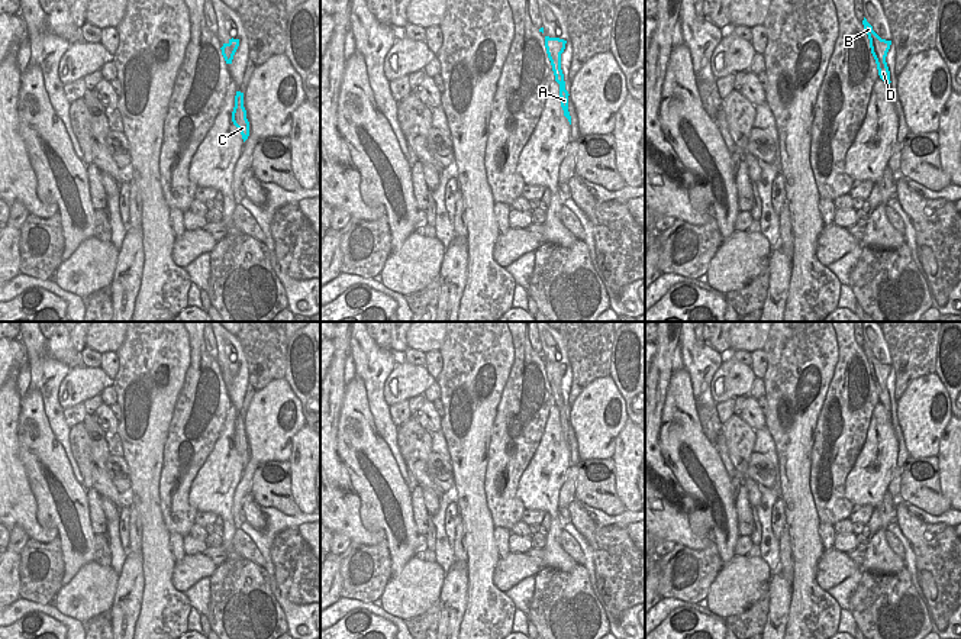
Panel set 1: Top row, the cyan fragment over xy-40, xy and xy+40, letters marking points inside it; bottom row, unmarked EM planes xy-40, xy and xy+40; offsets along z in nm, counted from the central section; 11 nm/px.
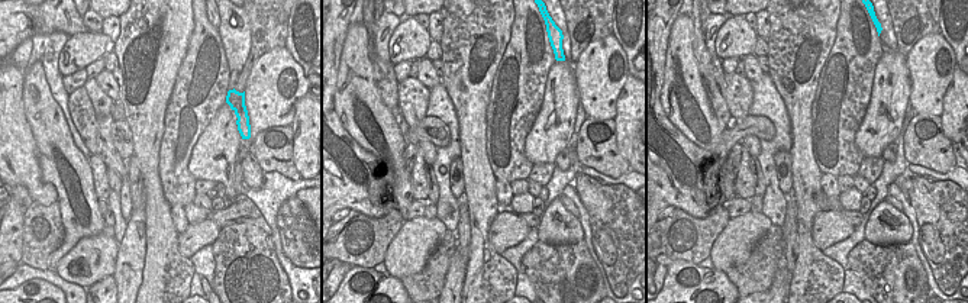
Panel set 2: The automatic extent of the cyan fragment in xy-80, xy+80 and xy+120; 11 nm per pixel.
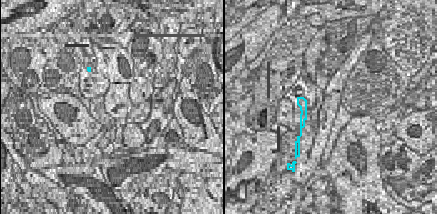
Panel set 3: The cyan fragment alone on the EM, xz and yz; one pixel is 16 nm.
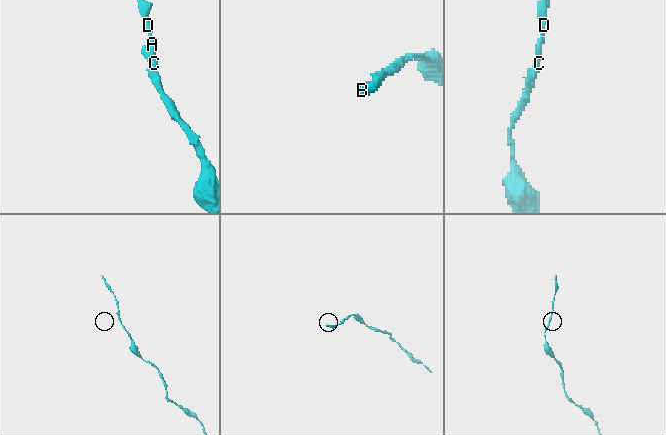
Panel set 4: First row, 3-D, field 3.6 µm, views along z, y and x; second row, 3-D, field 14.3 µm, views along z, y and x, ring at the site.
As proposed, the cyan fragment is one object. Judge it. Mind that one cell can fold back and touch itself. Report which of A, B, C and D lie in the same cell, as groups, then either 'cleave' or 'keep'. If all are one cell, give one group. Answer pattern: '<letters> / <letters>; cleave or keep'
A B C D; keep

